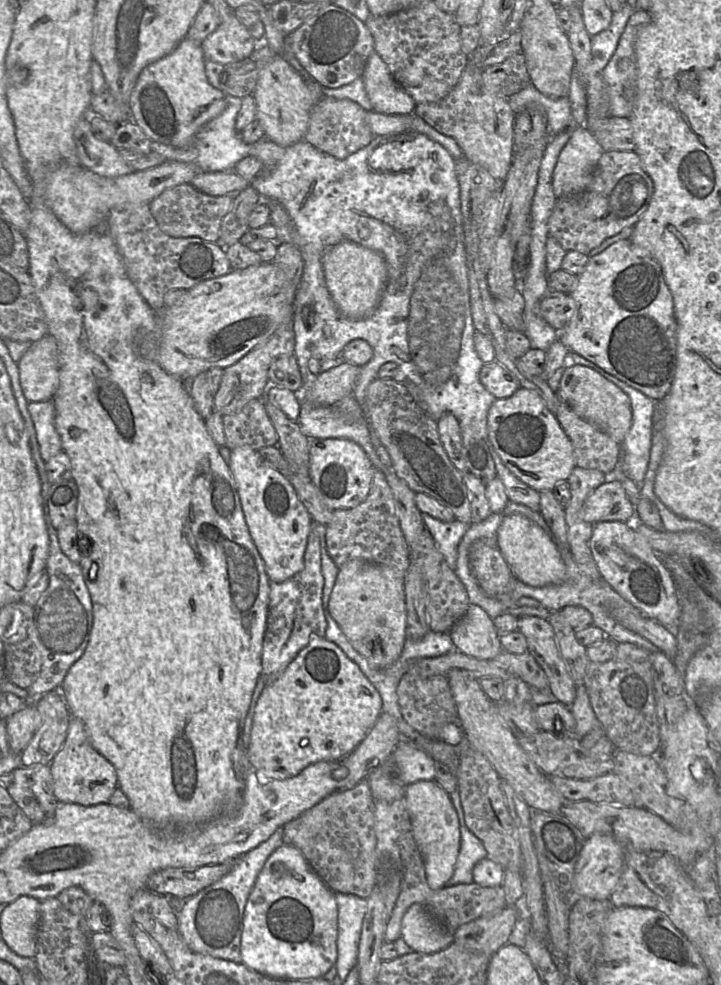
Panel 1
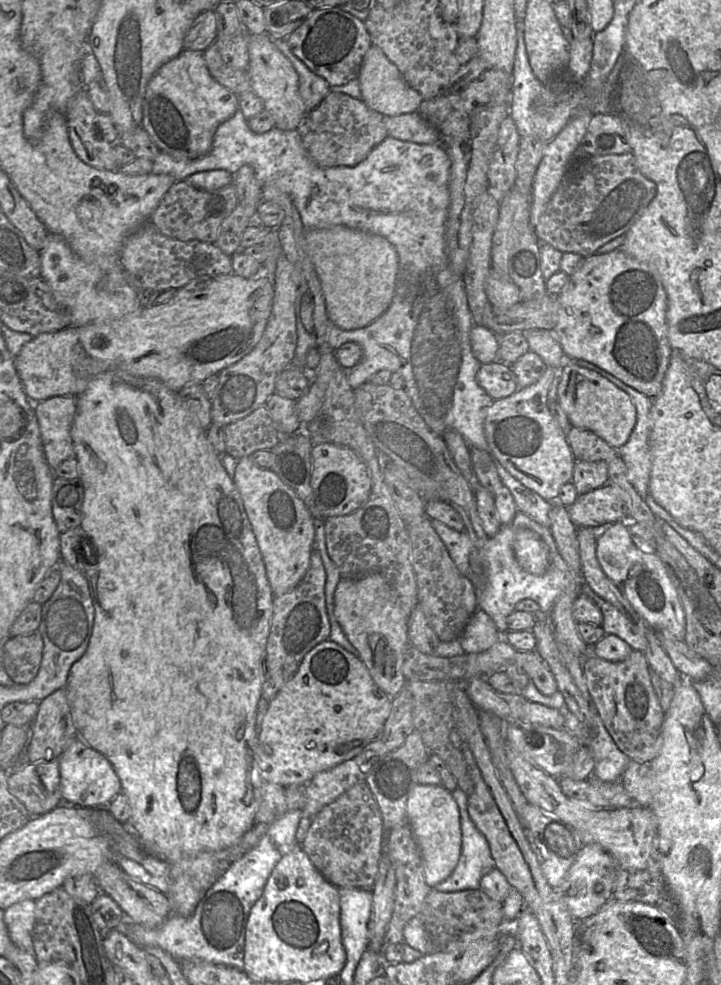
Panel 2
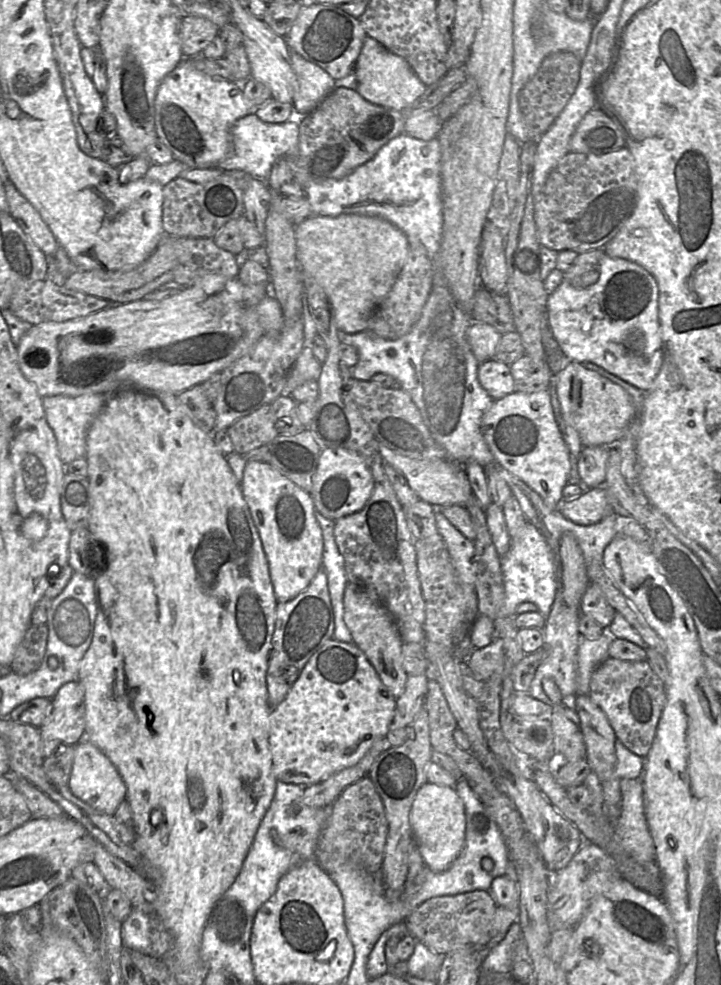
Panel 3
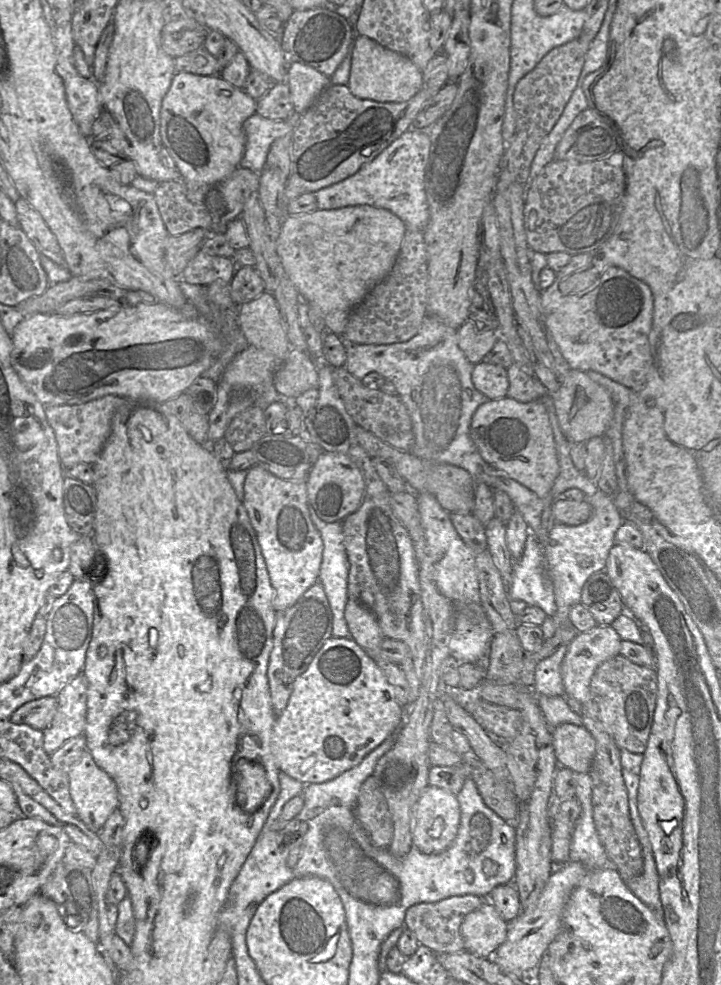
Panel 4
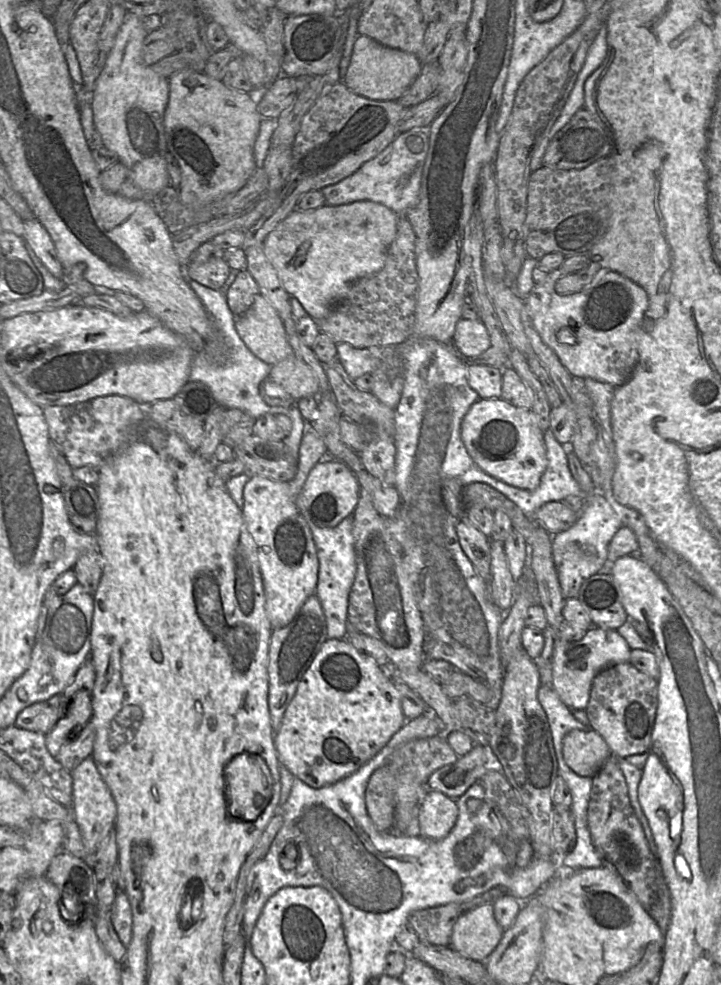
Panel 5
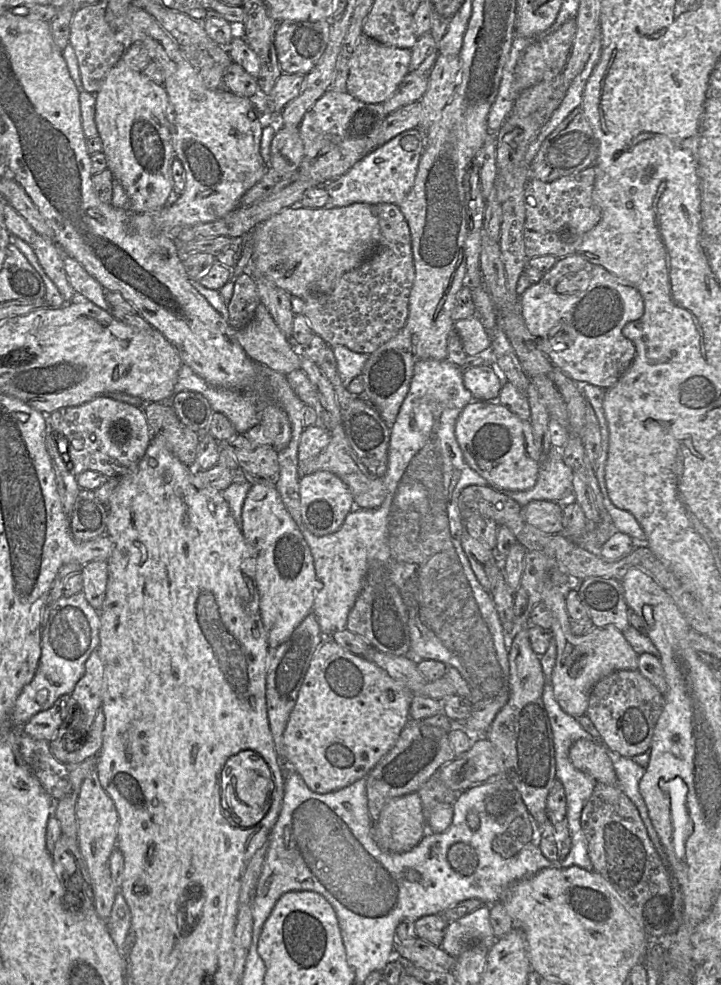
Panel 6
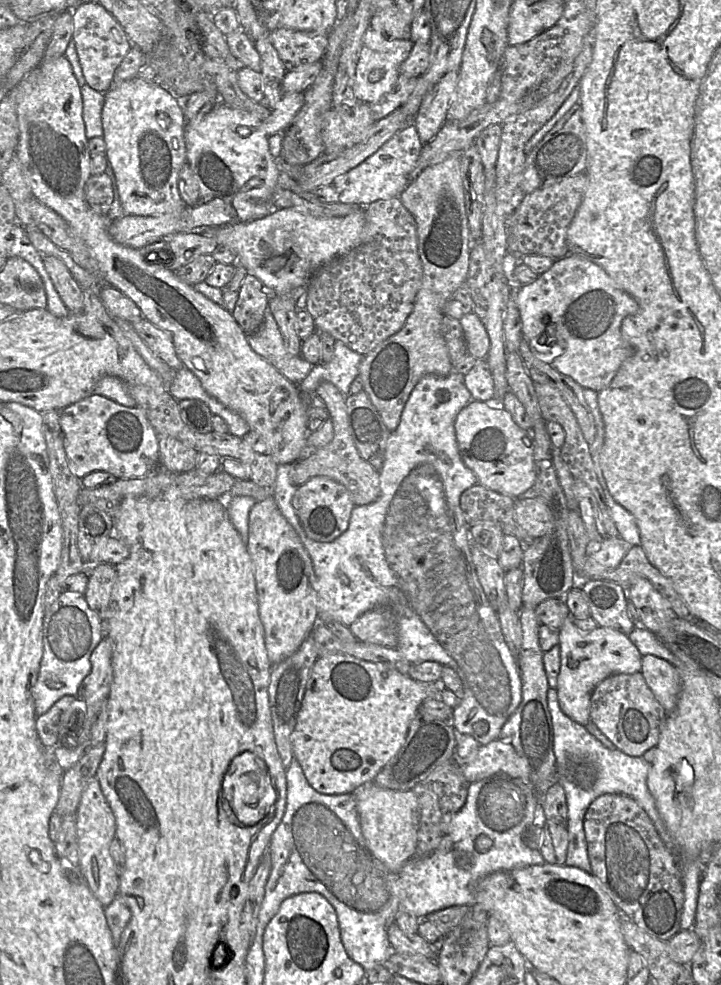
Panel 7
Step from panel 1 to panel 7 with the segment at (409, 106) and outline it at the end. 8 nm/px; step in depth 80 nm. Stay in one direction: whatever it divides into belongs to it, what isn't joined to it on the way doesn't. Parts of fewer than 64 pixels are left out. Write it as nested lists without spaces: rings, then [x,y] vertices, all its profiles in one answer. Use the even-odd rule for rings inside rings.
[[[369,27],[363,36],[362,48],[355,71],[352,89],[356,99],[359,102],[371,104],[389,92],[398,80],[400,65],[408,58],[413,45],[411,40],[386,39],[379,32]]]

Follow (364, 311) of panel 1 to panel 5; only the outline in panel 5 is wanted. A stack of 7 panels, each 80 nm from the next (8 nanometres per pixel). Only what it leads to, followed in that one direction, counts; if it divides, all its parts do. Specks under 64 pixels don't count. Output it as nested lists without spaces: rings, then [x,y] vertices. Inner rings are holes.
[[[369,200],[341,205],[325,204],[310,210],[295,208],[267,235],[263,242],[264,253],[286,292],[299,300],[310,317],[320,320],[347,294],[354,281],[375,274],[384,267],[388,248],[396,236],[397,219],[398,214],[394,211]]]

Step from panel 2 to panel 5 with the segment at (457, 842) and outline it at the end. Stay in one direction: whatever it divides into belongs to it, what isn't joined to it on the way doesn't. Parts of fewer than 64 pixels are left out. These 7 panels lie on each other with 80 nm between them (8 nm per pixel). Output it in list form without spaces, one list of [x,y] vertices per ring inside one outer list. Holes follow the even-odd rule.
[[[427,790],[418,808],[419,836],[431,840],[446,837],[458,817],[455,799],[436,790]]]

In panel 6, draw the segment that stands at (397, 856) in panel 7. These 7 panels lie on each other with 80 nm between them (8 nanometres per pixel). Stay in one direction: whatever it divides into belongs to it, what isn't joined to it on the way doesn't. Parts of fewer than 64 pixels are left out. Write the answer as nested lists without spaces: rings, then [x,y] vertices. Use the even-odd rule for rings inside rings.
[[[418,792],[389,800],[372,828],[377,845],[392,853],[411,850],[426,833],[427,824]]]

